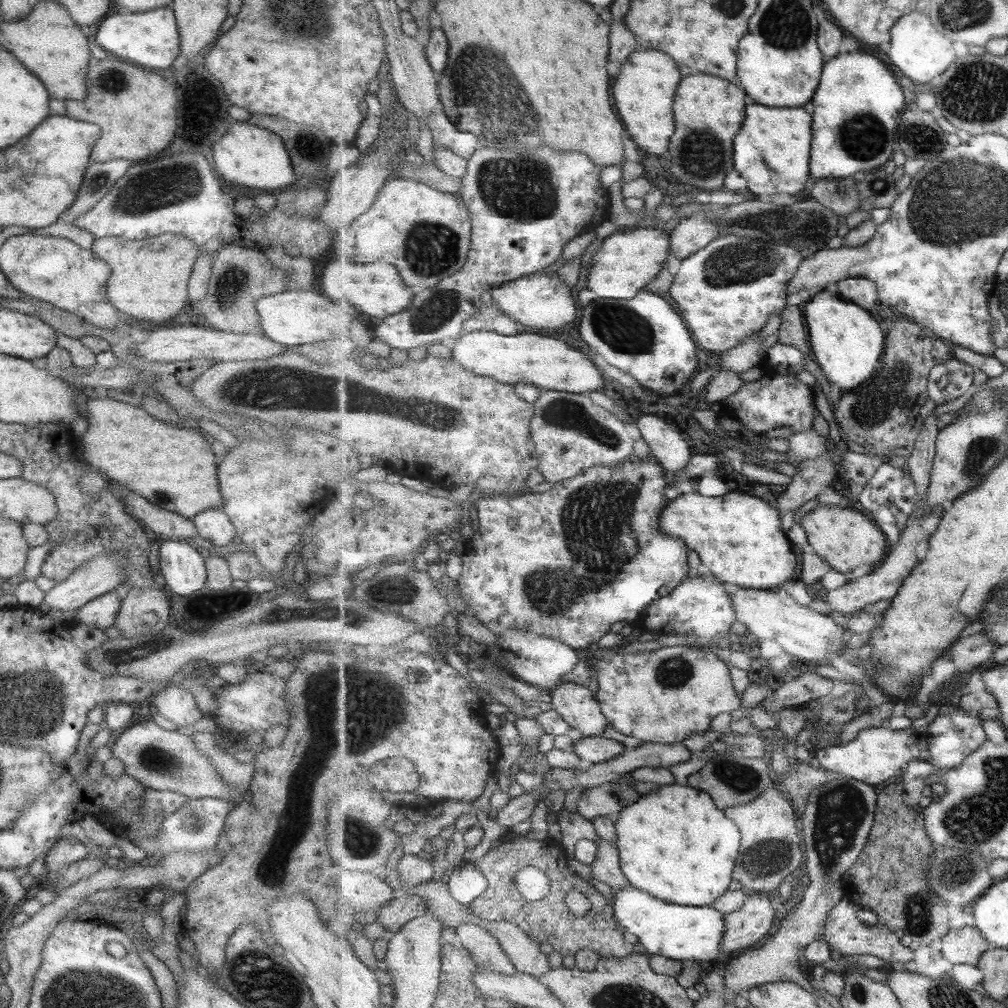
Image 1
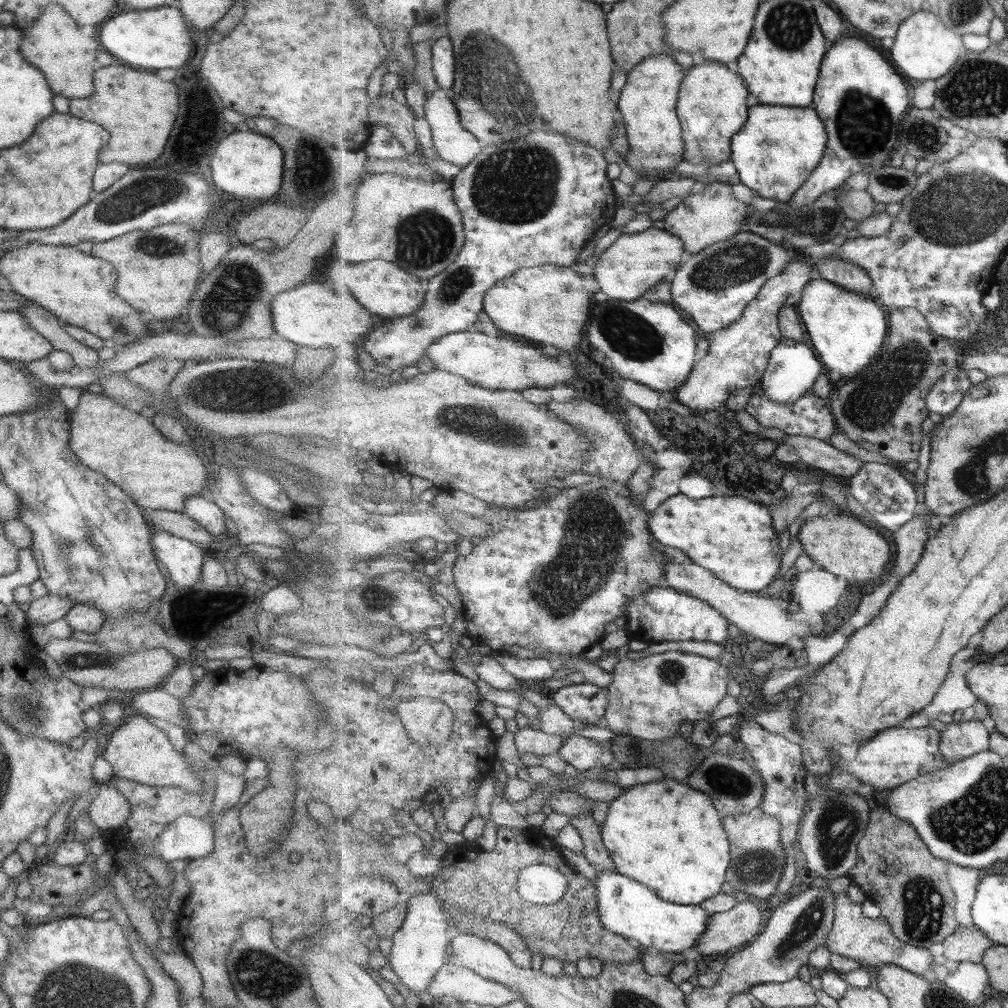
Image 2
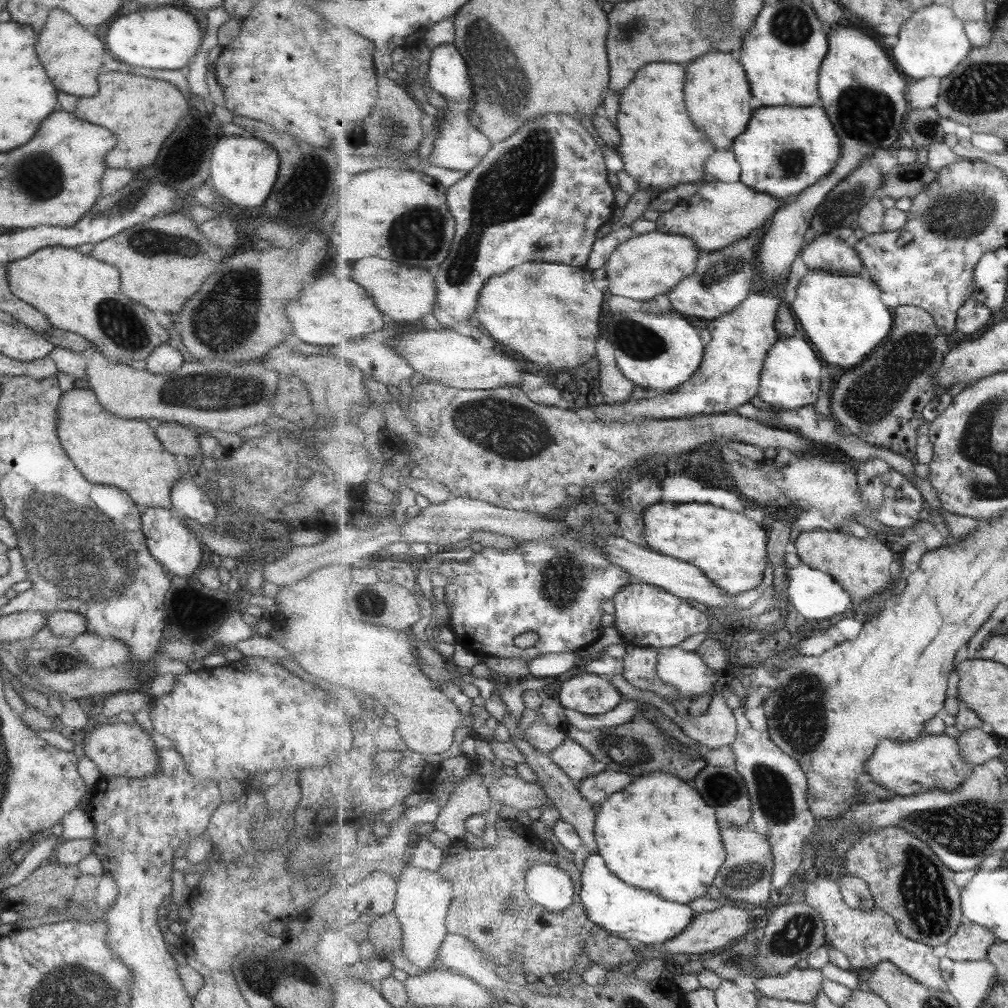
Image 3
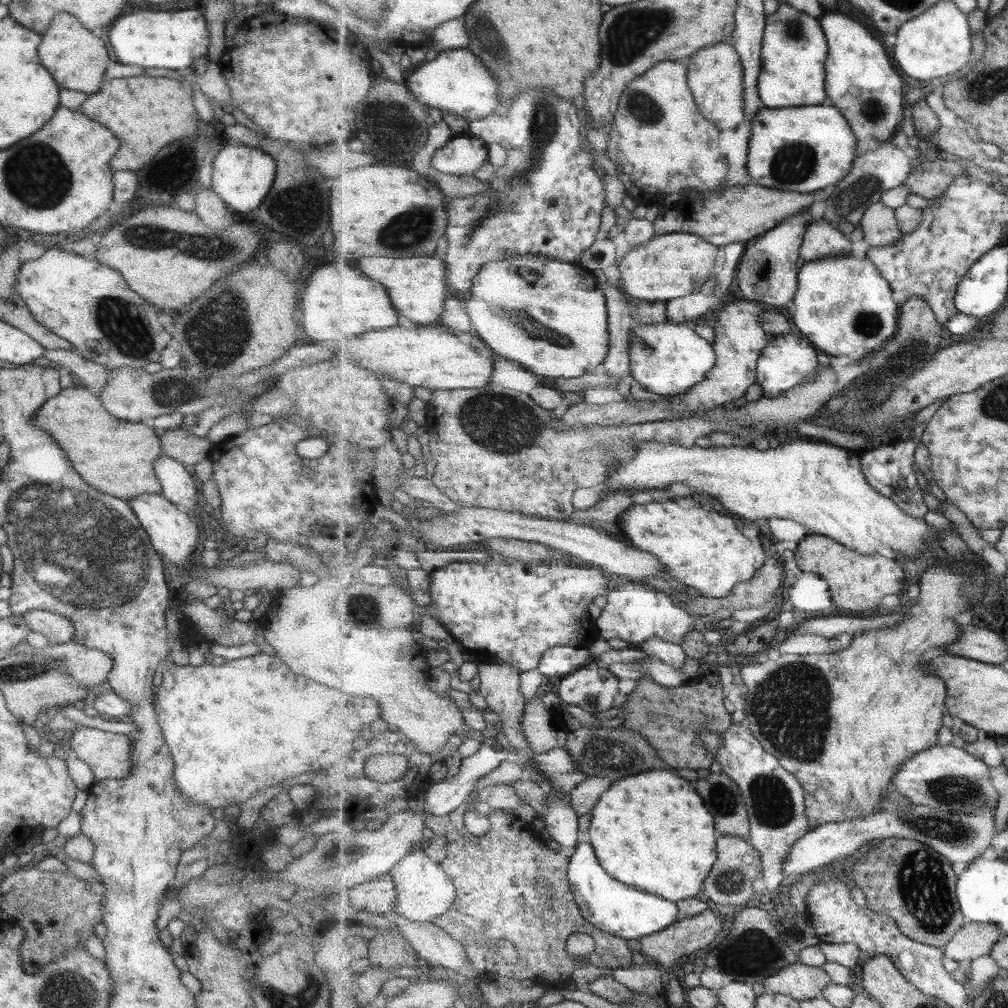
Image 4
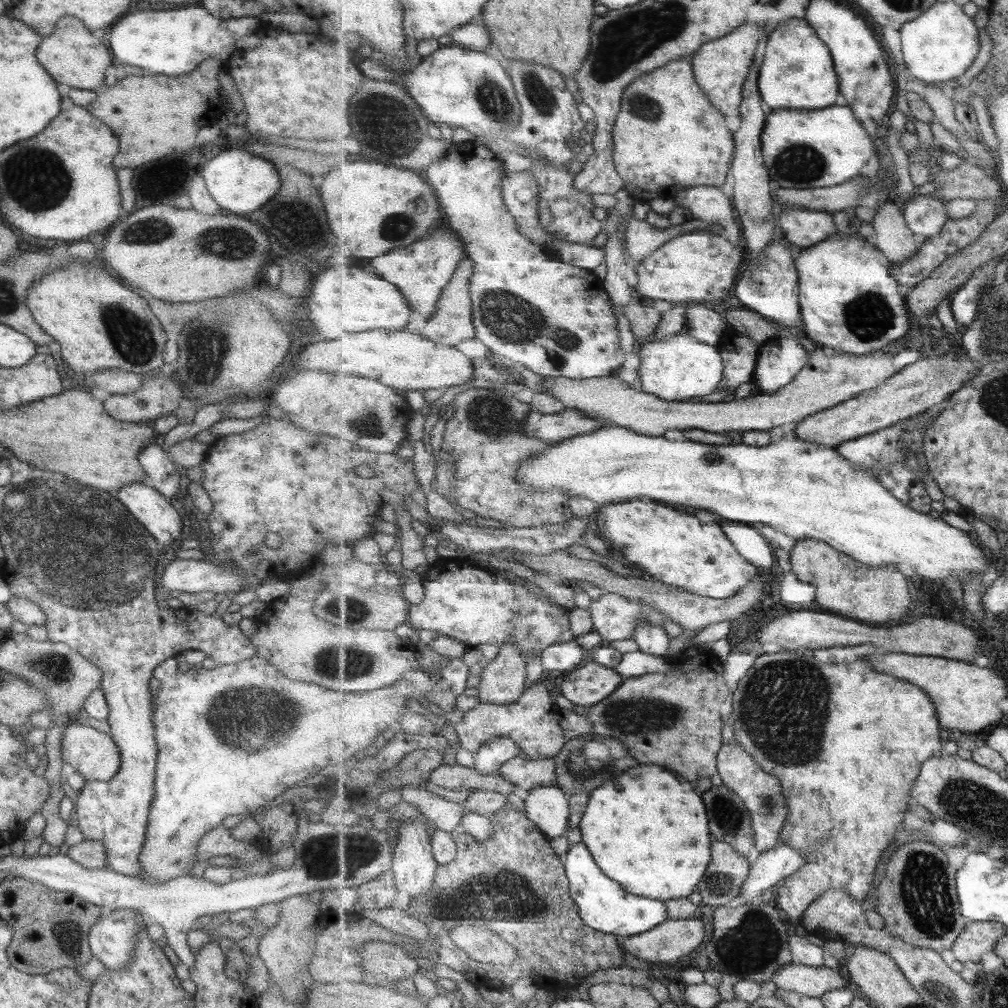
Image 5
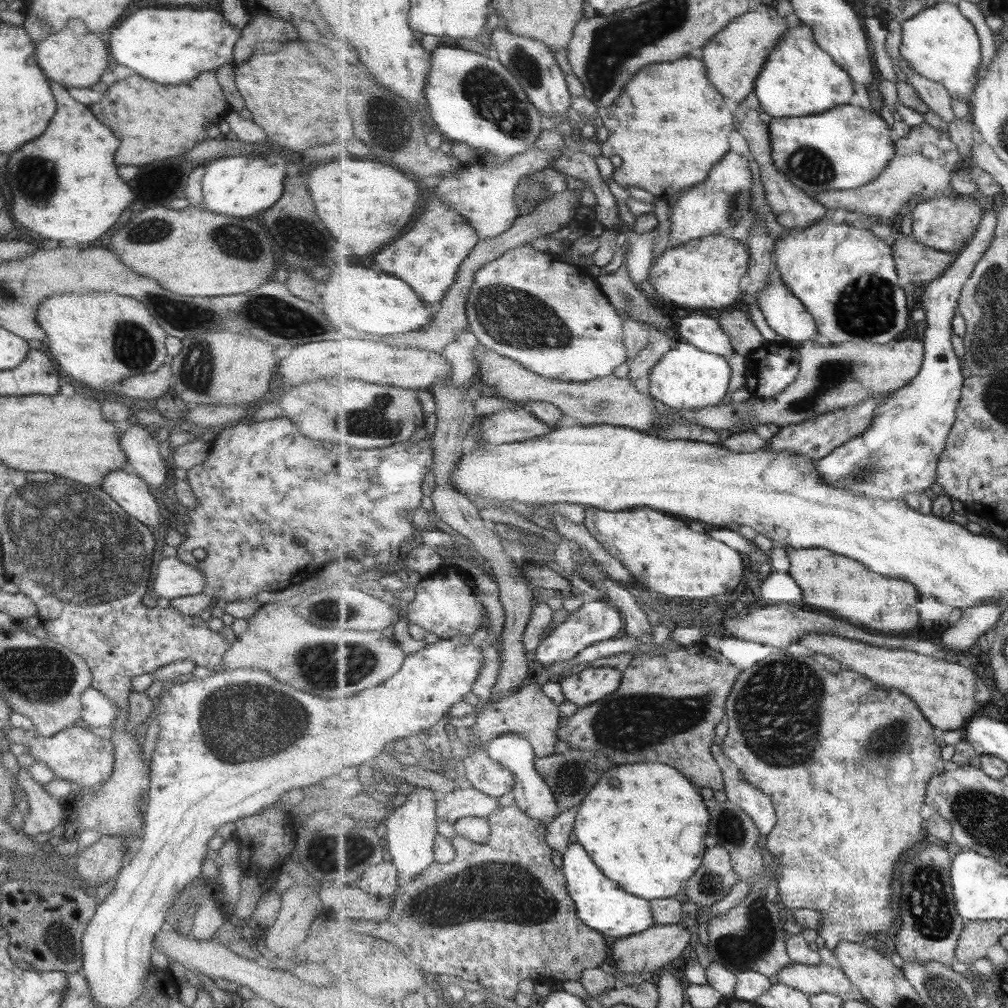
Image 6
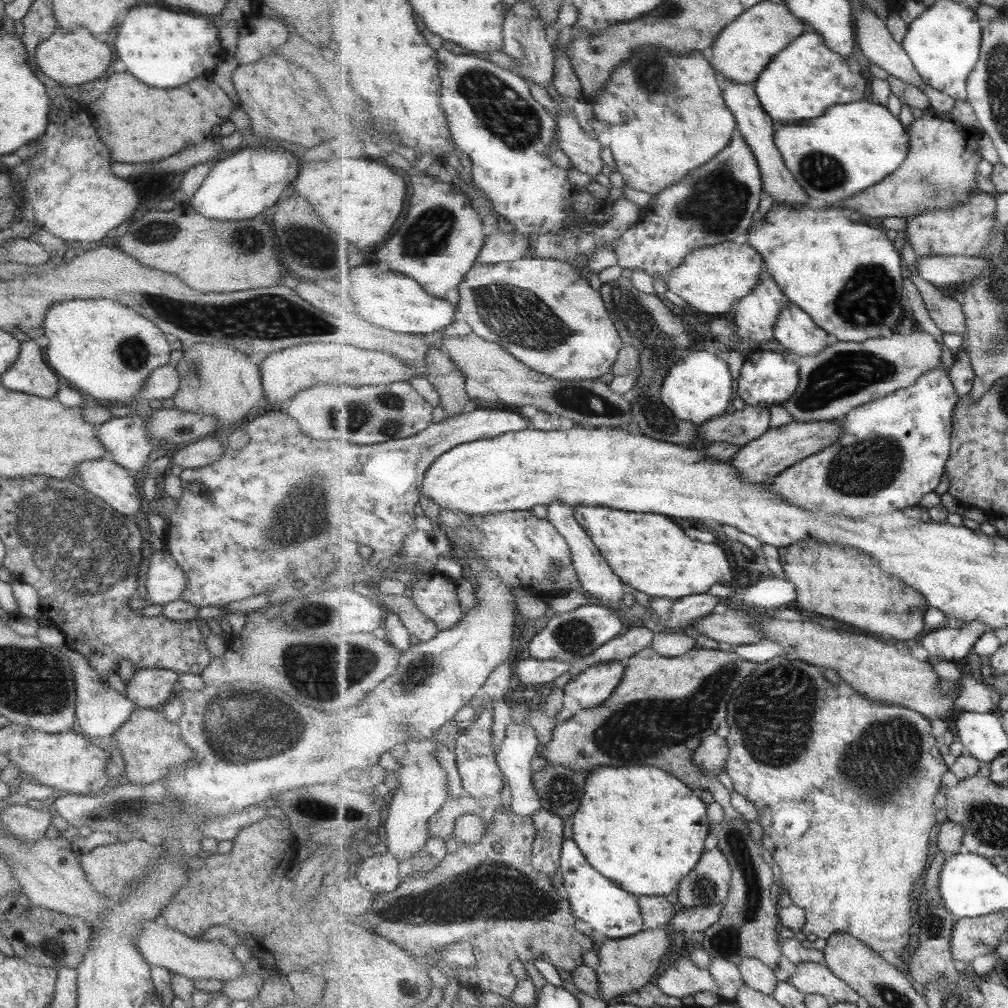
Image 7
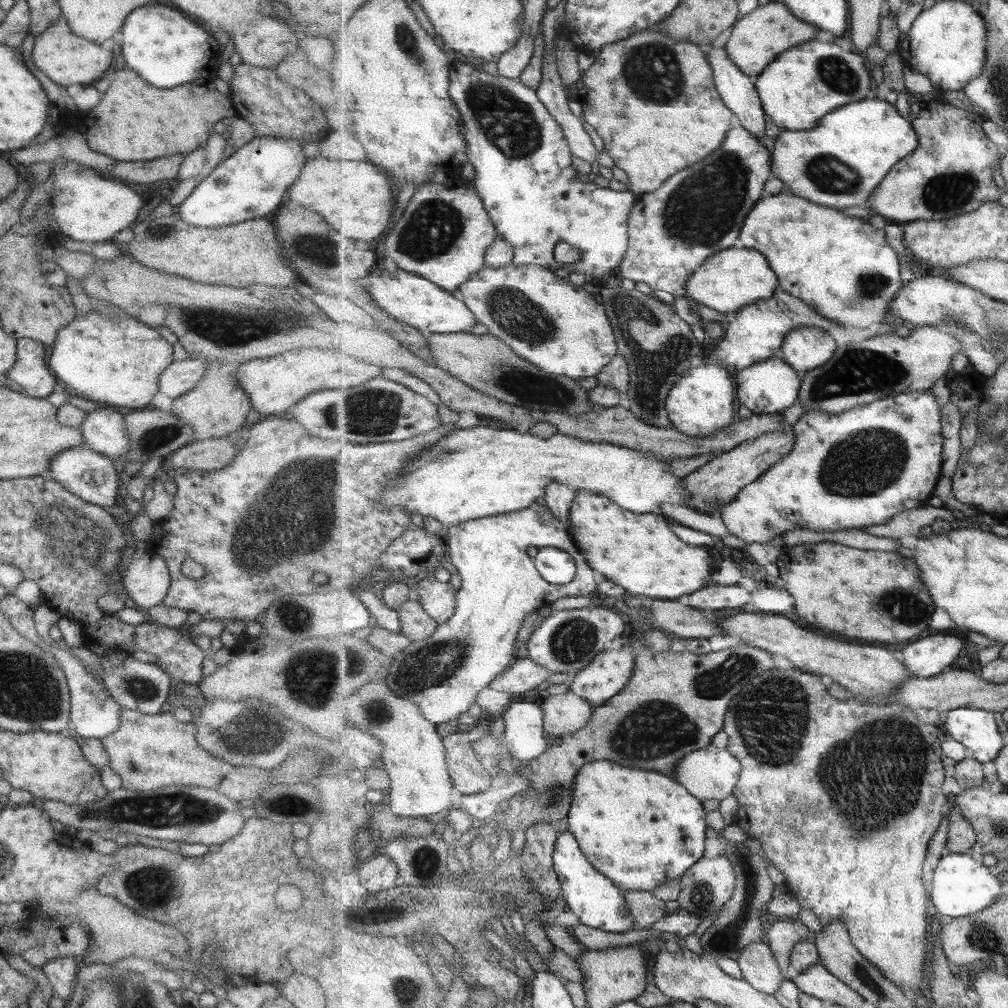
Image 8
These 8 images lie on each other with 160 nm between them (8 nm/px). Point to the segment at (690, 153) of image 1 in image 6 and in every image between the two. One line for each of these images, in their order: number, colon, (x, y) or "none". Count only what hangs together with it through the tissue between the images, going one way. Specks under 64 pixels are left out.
2: (713, 107)
3: (718, 90)
4: (716, 75)
5: (722, 66)
6: (736, 56)

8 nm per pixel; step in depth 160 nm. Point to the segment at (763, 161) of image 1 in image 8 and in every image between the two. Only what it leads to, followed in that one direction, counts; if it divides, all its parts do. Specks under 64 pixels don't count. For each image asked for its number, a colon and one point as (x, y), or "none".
2: (781, 146)
3: (786, 150)
4: (806, 149)
5: (814, 148)
6: (851, 146)
7: (838, 155)
8: (841, 163)

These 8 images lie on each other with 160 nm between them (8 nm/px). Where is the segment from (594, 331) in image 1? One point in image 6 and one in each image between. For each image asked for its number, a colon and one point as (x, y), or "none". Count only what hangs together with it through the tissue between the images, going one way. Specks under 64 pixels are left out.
2: (650, 343)
3: (659, 352)
4: (671, 358)
5: (678, 369)
6: (686, 377)

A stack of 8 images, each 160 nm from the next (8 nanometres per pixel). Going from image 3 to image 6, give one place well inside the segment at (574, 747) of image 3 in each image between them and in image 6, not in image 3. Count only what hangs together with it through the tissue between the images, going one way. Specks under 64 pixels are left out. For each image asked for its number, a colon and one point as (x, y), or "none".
4: (557, 765)
5: (526, 774)
6: (487, 775)

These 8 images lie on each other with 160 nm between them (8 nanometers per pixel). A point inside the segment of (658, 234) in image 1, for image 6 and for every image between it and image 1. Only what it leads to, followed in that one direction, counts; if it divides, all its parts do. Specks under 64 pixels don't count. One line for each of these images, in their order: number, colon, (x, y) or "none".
2: (634, 263)
3: (652, 264)
4: (675, 265)
5: (704, 267)
6: (706, 273)

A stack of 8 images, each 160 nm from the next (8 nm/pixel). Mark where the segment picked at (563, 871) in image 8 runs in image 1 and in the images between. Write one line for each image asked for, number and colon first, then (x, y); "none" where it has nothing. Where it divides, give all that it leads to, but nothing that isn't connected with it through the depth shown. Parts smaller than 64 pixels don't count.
1: (678, 932)
2: (626, 907)
3: (631, 913)
4: (614, 907)
5: (604, 904)
6: (601, 903)
7: (608, 908)

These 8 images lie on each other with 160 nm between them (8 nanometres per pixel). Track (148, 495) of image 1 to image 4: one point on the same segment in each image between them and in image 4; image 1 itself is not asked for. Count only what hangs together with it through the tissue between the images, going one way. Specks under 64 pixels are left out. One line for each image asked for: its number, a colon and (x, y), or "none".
2: (122, 445)
3: (107, 450)
4: (115, 457)

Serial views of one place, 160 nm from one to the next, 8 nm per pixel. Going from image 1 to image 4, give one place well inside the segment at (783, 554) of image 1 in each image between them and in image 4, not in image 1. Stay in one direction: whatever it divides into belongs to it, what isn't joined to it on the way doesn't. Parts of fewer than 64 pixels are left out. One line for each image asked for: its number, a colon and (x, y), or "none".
2: (734, 538)
3: (732, 551)
4: (708, 552)

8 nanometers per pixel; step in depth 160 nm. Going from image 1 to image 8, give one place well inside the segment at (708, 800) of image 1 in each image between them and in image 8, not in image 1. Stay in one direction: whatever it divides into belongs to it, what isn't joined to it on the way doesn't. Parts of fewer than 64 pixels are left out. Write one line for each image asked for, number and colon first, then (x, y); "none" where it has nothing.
2: (665, 834)
3: (658, 834)
4: (650, 832)
5: (648, 829)
6: (645, 825)
7: (645, 829)
8: (632, 823)

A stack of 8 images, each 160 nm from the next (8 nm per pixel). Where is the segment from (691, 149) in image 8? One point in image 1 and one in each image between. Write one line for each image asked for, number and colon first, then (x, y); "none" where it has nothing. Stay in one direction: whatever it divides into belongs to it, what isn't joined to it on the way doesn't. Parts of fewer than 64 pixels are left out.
1: (645, 94)
2: (649, 103)
3: (661, 147)
4: (660, 142)
5: (669, 136)
6: (667, 103)
7: (667, 116)

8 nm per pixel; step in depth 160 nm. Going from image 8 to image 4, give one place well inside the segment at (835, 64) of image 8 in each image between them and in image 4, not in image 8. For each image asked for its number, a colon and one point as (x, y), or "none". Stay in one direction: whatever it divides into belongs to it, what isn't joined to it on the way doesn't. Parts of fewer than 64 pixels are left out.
4: (794, 54)
5: (799, 72)
6: (802, 80)
7: (800, 84)

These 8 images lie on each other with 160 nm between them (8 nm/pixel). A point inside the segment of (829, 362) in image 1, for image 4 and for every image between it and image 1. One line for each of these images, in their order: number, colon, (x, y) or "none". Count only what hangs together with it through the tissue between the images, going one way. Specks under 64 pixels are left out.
2: (847, 329)
3: (843, 316)
4: (845, 306)

